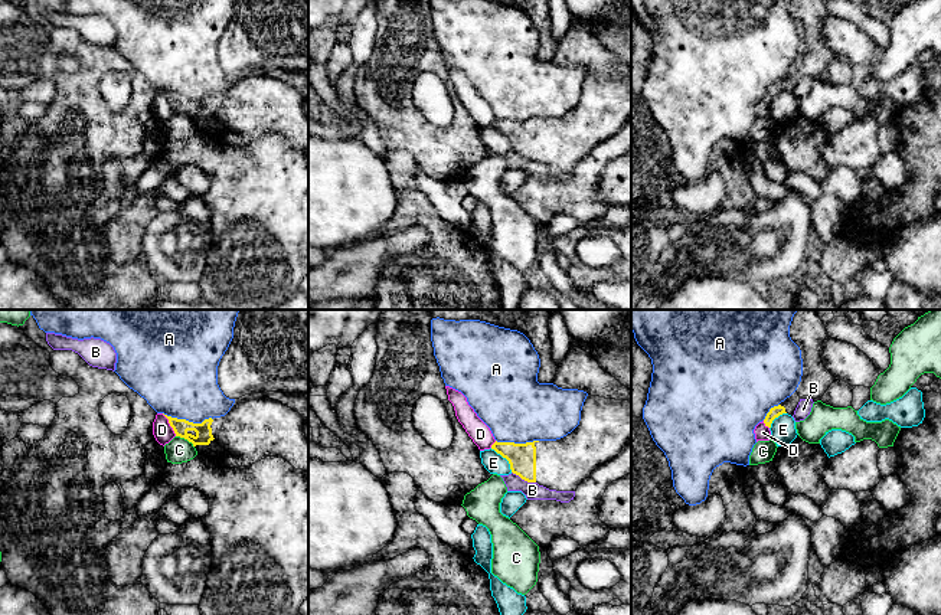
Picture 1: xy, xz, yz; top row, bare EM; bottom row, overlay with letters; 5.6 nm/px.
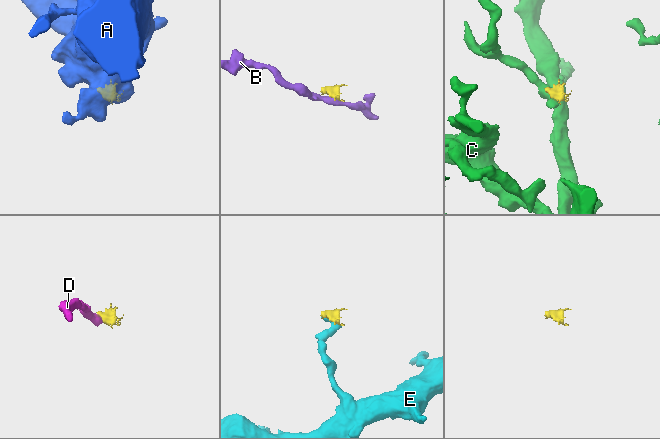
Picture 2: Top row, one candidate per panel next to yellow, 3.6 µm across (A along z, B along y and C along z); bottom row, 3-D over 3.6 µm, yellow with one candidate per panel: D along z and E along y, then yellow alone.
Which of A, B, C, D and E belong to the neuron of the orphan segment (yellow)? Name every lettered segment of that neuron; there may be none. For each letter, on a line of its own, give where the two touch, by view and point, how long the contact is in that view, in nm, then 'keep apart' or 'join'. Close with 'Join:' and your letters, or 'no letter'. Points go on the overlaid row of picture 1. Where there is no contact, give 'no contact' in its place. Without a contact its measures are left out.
A: xy (188, 421) | 280 nm | keep apart
B: xz (523, 478) | 150 nm | keep apart
C: xy (186, 438) | 120 nm | keep apart
D: xy (170, 425) | 150 nm | keep apart
E: xz (505, 457) | 180 nm | keep apart
Join: no letter

